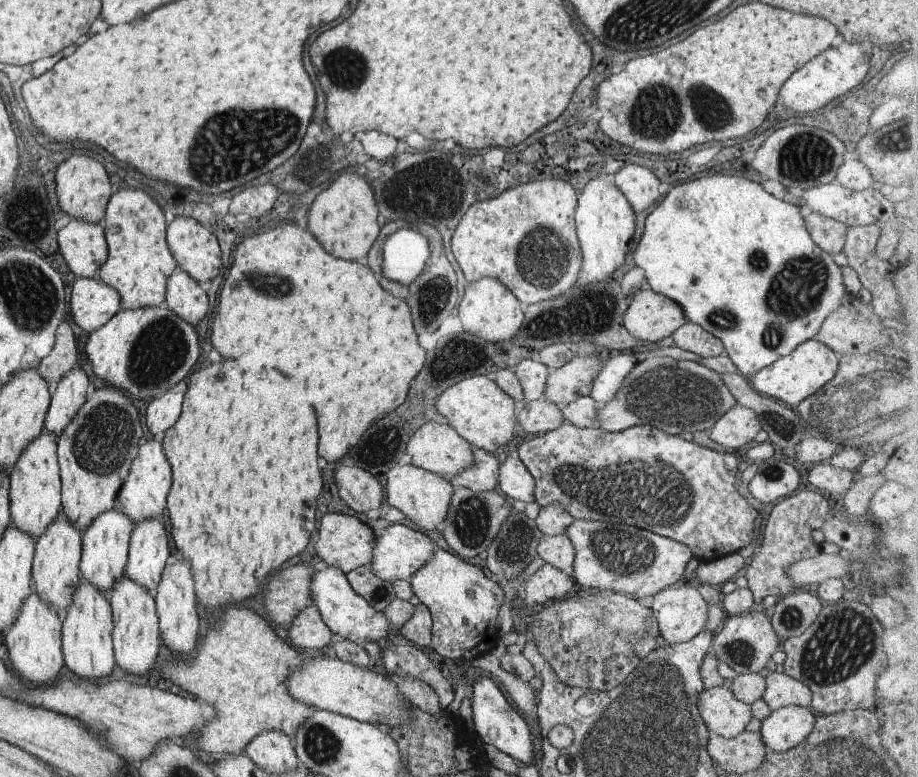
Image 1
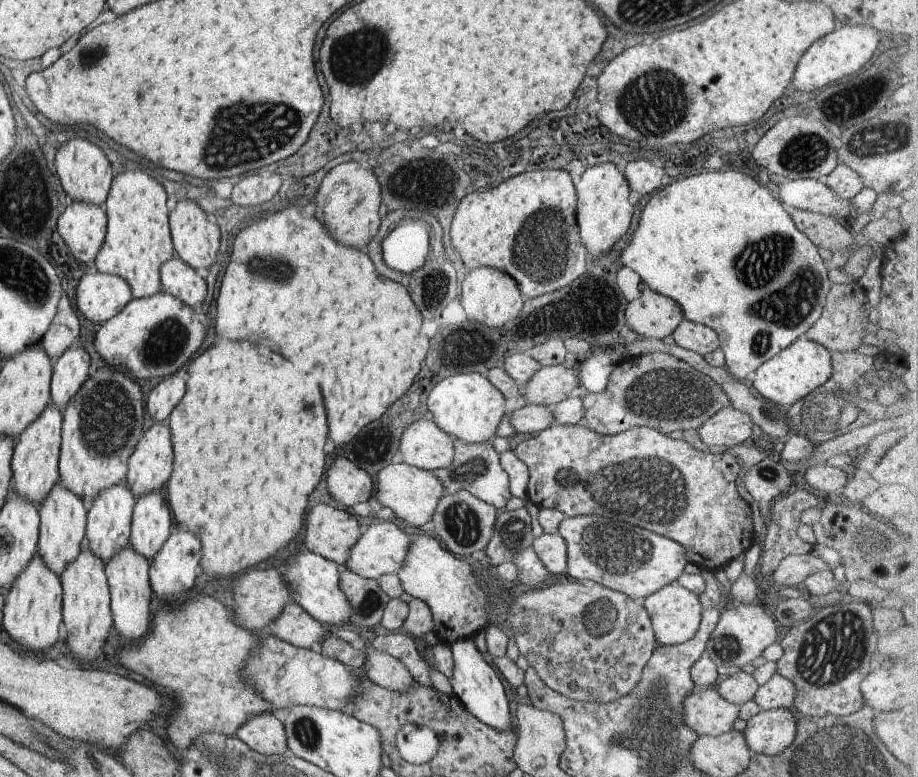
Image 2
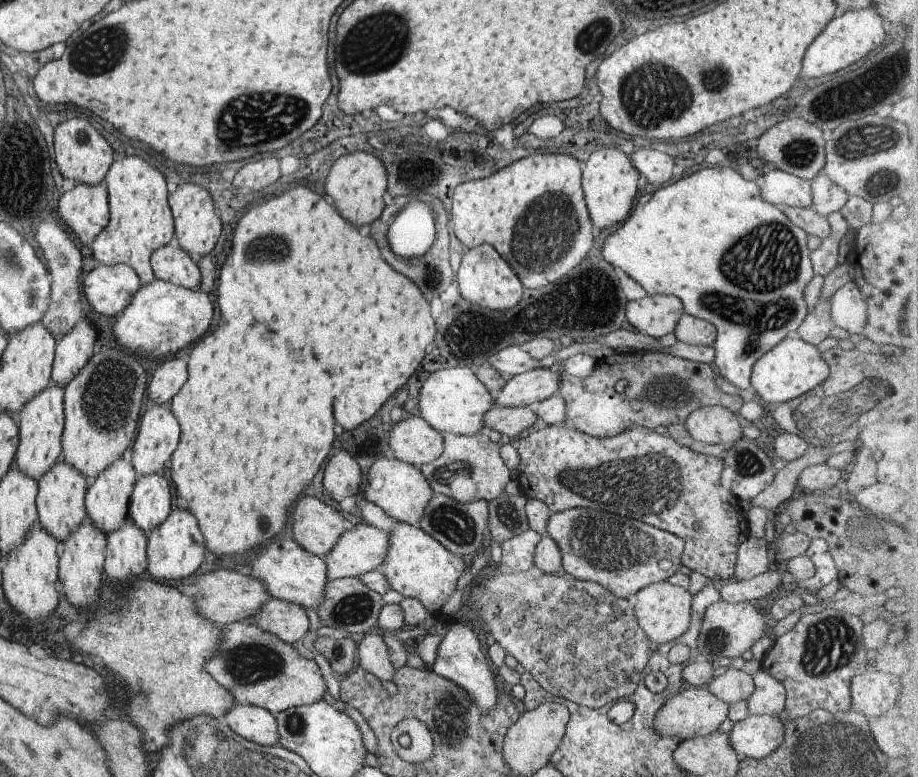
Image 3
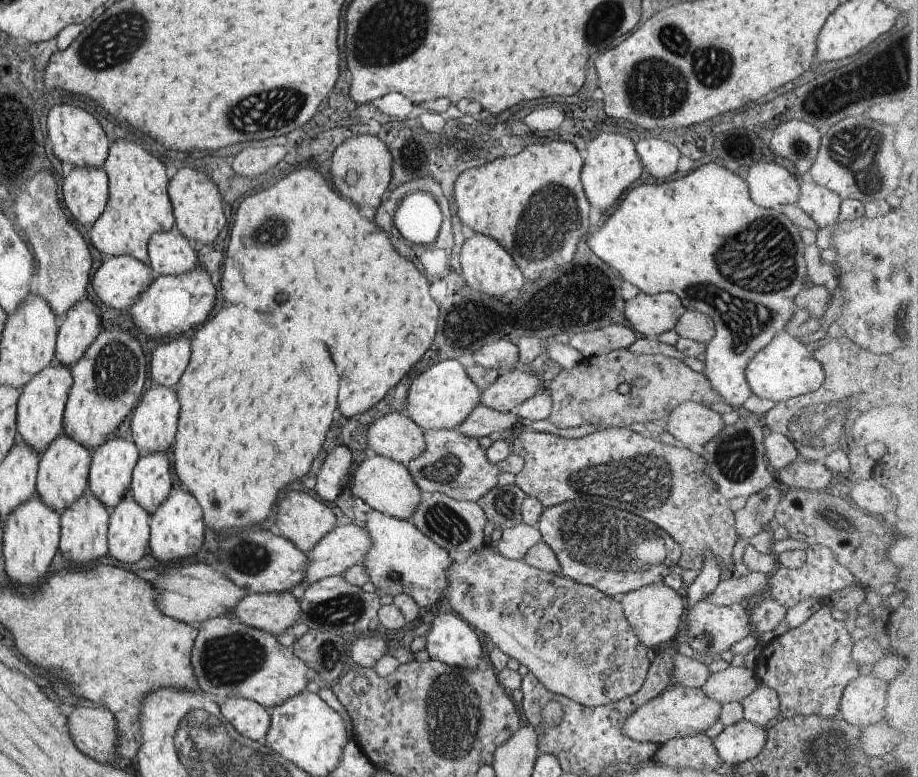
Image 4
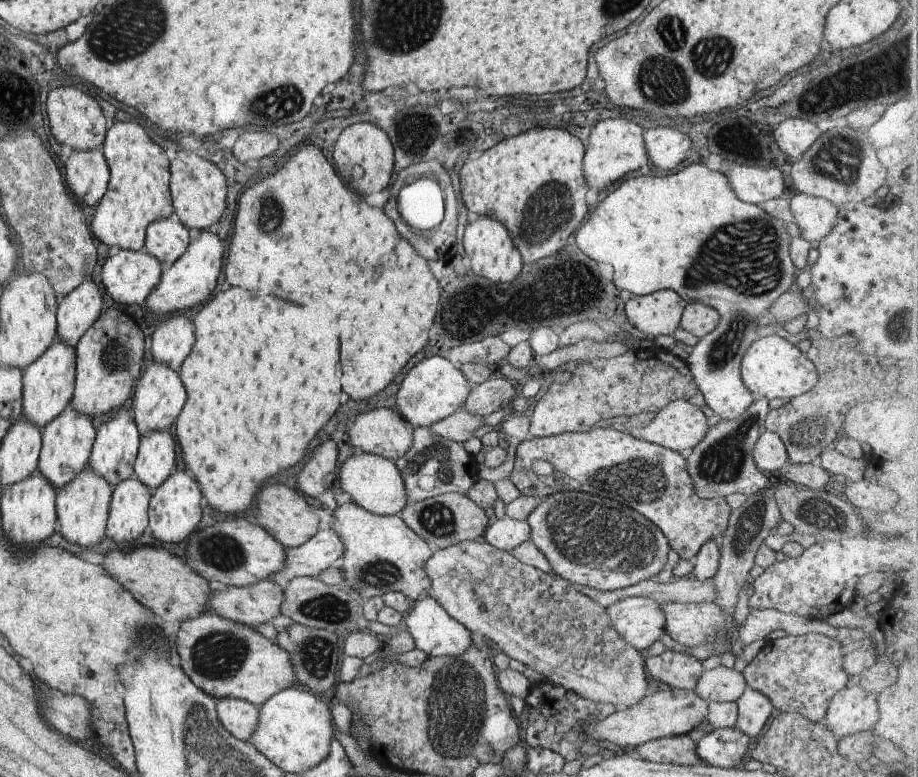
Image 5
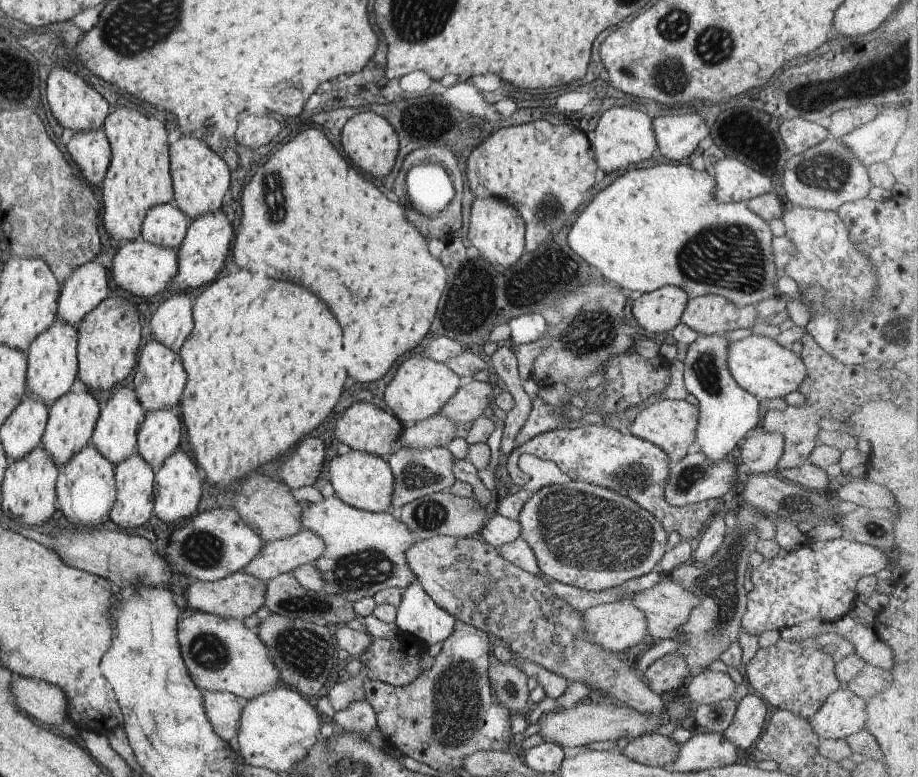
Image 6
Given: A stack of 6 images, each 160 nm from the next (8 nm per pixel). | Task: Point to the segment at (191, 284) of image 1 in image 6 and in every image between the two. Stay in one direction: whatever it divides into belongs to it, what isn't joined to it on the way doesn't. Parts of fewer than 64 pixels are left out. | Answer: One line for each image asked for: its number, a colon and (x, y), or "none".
2: (176, 278)
3: (170, 263)
4: (169, 253)
5: (167, 239)
6: (164, 225)

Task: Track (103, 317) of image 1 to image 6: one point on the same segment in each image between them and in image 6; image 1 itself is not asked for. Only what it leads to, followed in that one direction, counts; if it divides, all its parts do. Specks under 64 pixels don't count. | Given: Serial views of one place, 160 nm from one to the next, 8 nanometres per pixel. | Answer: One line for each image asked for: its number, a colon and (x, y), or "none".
2: (98, 297)
3: (107, 289)
4: (118, 281)
5: (127, 277)
6: (141, 268)

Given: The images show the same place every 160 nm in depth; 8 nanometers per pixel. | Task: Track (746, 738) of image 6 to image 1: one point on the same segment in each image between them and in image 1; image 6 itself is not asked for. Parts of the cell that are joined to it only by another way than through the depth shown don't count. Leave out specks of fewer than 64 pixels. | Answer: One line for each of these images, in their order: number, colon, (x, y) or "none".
1: (781, 690)
2: (777, 693)
3: (767, 696)
4: (761, 704)
5: (753, 708)

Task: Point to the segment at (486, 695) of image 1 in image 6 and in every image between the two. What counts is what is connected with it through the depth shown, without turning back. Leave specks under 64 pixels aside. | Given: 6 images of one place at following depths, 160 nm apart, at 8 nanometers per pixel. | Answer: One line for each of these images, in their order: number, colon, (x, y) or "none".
2: (475, 684)
3: (459, 659)
4: (451, 640)
5: (434, 632)
6: (417, 615)

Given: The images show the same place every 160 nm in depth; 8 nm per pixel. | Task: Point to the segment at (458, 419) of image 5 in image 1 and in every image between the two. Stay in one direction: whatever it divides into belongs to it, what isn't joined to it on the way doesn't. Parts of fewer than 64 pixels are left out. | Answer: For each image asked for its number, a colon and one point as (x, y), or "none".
1: (539, 416)
2: (531, 418)
3: (511, 421)
4: (481, 421)

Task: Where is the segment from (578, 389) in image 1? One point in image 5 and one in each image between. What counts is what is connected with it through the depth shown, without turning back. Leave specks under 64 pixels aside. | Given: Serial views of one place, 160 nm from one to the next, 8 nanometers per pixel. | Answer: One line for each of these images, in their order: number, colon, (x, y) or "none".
2: (549, 385)
3: (526, 389)
4: (513, 387)
5: (496, 392)

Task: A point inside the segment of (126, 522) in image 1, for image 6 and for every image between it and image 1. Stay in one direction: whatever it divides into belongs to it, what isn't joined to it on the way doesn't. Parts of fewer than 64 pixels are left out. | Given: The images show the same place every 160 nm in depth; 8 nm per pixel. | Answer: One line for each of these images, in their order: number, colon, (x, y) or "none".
2: (107, 527)
3: (106, 497)
4: (110, 469)
5: (114, 447)
6: (114, 435)

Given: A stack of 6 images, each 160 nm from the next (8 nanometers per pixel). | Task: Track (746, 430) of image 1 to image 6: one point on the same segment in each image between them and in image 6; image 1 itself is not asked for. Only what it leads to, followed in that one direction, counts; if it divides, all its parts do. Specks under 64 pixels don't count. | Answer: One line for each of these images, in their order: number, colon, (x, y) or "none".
2: (728, 426)
3: (713, 424)
4: (692, 424)
5: (679, 425)
6: (670, 425)

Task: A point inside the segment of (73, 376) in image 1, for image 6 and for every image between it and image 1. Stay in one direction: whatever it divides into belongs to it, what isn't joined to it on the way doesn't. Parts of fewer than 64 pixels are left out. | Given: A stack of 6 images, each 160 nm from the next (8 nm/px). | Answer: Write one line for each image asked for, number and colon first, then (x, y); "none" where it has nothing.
2: (70, 369)
3: (73, 350)
4: (81, 324)
5: (77, 311)
6: (86, 287)

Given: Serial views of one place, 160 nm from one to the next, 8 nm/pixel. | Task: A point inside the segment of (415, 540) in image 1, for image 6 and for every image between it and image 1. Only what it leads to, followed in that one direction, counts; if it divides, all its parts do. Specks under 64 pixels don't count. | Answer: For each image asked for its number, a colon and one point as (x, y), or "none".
2: (381, 549)
3: (361, 548)
4: (342, 547)
5: (324, 548)
6: (278, 557)

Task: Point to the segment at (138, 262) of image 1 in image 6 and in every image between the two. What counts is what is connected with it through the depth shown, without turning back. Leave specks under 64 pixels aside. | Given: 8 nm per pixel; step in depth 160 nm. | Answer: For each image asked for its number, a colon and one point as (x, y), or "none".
2: (136, 242)
3: (139, 221)
4: (137, 206)
5: (137, 193)
6: (138, 177)

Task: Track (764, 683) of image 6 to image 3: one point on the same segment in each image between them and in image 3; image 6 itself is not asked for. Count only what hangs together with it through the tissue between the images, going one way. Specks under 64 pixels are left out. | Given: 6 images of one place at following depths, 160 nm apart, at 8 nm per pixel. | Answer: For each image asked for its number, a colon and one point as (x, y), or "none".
3: (815, 676)
4: (808, 667)
5: (799, 674)

